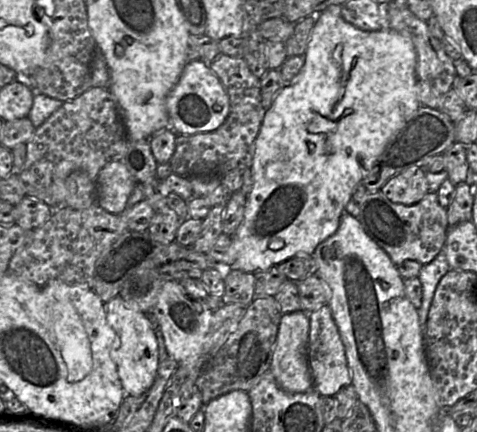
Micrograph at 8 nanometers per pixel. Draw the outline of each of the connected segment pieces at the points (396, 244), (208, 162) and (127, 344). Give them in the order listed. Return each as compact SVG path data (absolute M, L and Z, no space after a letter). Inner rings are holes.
M380 190L367 193L359 203L360 214L358 220L366 234L390 257L395 265L405 260L415 260L421 265L430 263L442 250L449 230L447 208L443 208L438 201L437 193L427 193L423 199L413 205L403 205L391 202Z
M221 54L210 69L220 79L229 96L230 112L216 130L193 135L177 135L169 164L172 173L181 176L224 176L233 170L251 169L255 141L267 110L261 101L261 79L249 69L243 57Z
M119 295L106 304L107 323L116 332L112 348L112 359L117 366L122 387L129 396L139 396L154 383L159 366L158 343L155 331L147 315L135 302L127 302Z

